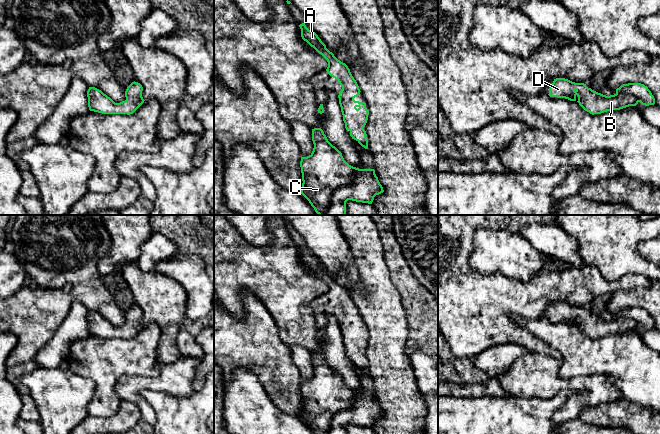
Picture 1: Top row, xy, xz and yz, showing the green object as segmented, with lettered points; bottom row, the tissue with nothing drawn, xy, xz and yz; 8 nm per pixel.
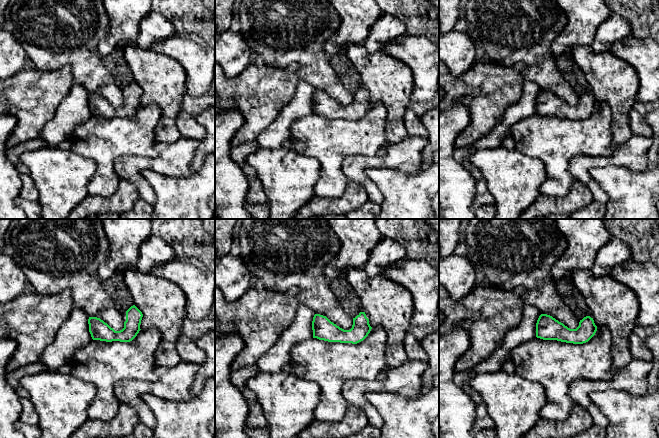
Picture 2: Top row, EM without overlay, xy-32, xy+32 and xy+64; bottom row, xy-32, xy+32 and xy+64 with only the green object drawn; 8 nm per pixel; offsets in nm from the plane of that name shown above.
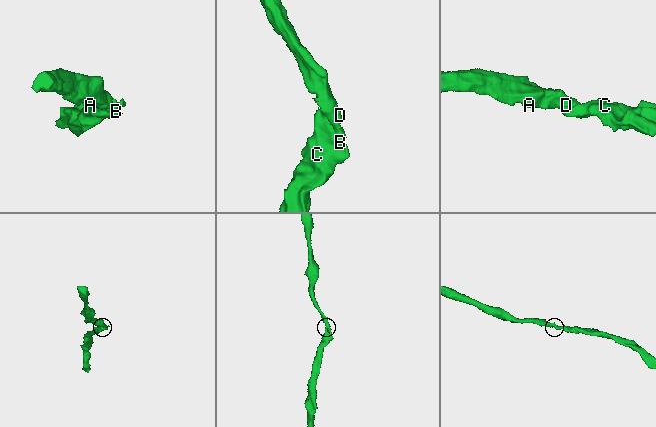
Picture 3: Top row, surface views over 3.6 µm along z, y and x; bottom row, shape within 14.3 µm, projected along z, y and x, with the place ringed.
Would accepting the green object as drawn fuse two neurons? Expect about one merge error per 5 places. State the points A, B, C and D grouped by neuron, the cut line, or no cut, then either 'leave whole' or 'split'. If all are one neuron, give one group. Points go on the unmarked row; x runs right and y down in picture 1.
A B C D; no cut; leave whole

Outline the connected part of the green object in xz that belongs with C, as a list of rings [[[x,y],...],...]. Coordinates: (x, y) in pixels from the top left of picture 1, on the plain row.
[[[321,352],[312,353],[314,372],[307,381],[301,381],[301,418],[314,434],[346,434],[348,424],[372,428],[374,421],[384,416],[374,393],[359,393],[349,389],[342,377],[327,363]]]

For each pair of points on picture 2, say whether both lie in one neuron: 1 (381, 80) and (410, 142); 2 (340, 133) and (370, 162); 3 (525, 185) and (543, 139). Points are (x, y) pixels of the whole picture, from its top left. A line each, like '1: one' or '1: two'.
1: two
2: two
3: two

